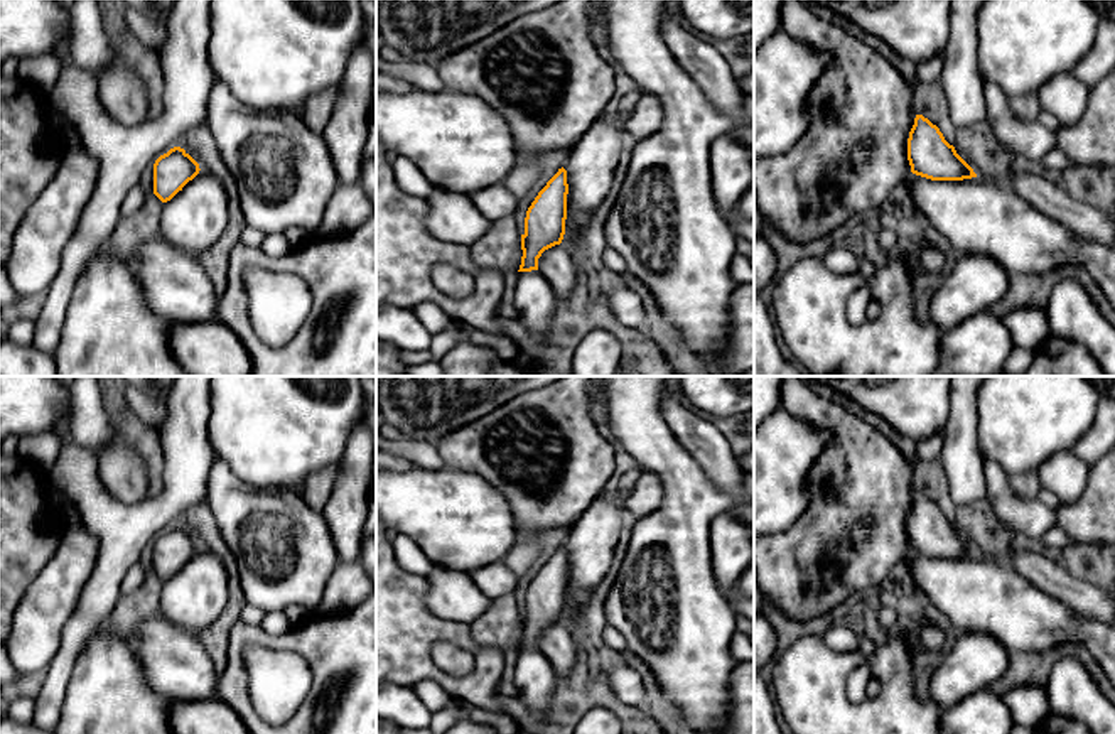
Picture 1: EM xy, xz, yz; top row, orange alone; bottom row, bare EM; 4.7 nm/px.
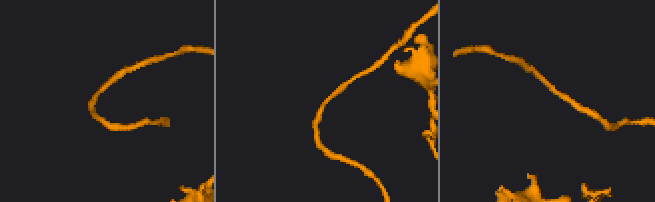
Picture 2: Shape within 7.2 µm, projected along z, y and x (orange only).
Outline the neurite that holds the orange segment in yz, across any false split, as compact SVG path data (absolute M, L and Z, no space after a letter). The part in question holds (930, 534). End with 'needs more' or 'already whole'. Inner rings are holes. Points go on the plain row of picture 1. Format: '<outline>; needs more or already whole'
M916 493L909 510L908 538L913 552L906 562L916 584L953 623L956 633L992 634L1009 651L1044 651L1081 643L1115 688L1115 626L1078 616L1061 601L1029 584L1009 564L978 555L940 506L923 493Z; needs more

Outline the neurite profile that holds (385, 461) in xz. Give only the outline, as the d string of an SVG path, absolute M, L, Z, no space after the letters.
M376 449L376 472L378 471L408 471L418 467L413 461L386 452L383 449Z

